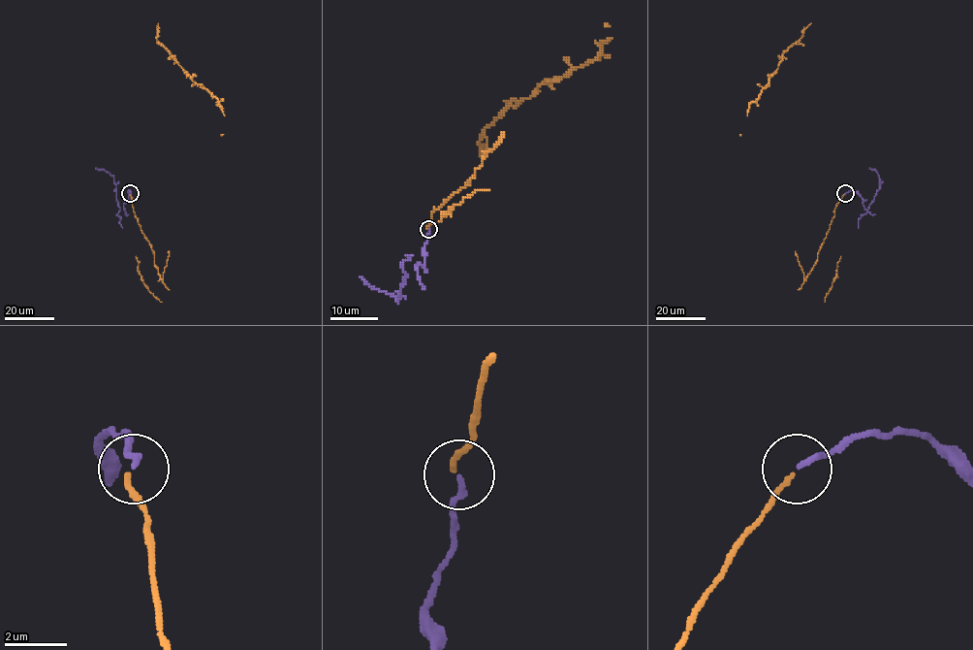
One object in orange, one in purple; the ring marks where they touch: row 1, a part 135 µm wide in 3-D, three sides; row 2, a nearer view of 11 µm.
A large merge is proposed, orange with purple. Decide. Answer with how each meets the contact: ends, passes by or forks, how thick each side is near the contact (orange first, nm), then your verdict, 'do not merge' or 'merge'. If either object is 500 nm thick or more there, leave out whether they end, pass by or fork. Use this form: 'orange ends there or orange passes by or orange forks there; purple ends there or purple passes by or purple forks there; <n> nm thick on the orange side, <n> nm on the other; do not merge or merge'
orange ends there; purple ends there; 160 nm thick on the orange side, 180 nm on the other; merge

